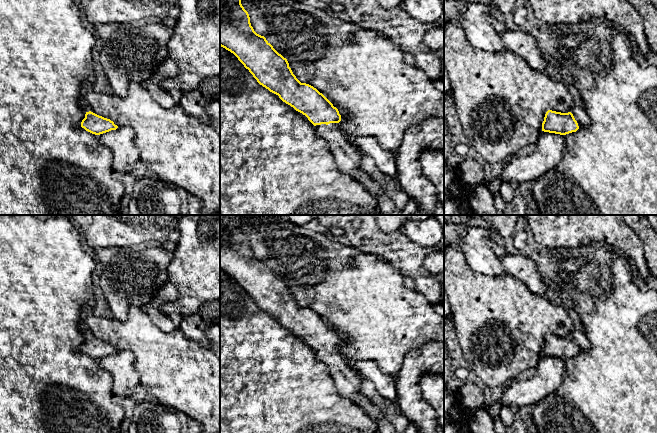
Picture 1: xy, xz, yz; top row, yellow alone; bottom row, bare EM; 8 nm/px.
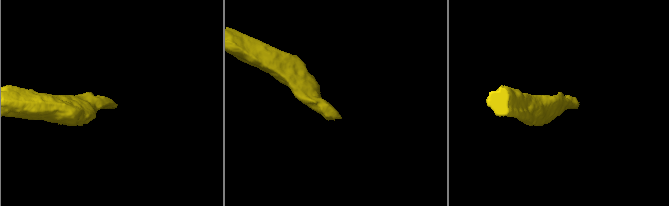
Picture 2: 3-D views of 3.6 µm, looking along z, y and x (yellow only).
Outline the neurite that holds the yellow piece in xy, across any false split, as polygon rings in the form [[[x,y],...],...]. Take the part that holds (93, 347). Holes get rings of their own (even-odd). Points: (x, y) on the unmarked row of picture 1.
[[[91,335],[86,336],[85,342],[81,346],[81,351],[95,359],[100,359],[118,352],[110,343],[99,340]]]

